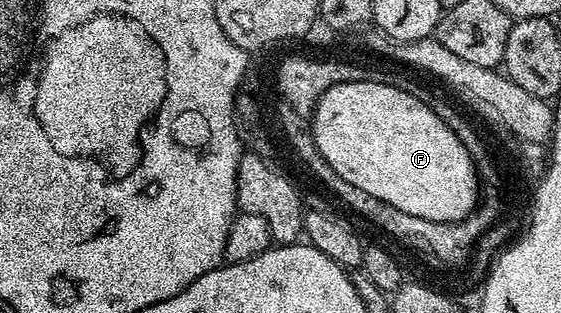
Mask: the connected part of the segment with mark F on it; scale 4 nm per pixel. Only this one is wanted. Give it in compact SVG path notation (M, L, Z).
M373 79L360 82L341 82L338 85L328 87L314 108L312 128L320 155L328 161L329 166L336 171L337 175L348 180L353 186L368 191L368 194L375 196L383 206L391 205L392 208L399 209L402 215L419 217L425 221L465 221L466 216L473 213L479 204L480 178L474 167L474 158L470 156L469 151L464 147L464 143L428 106L421 102L420 98L412 96L408 91L398 89L397 84L385 85L380 79Z

